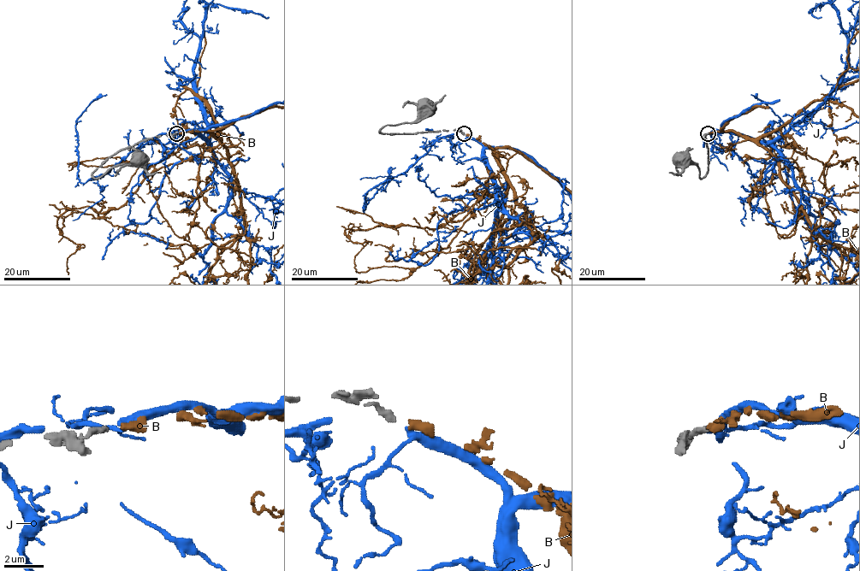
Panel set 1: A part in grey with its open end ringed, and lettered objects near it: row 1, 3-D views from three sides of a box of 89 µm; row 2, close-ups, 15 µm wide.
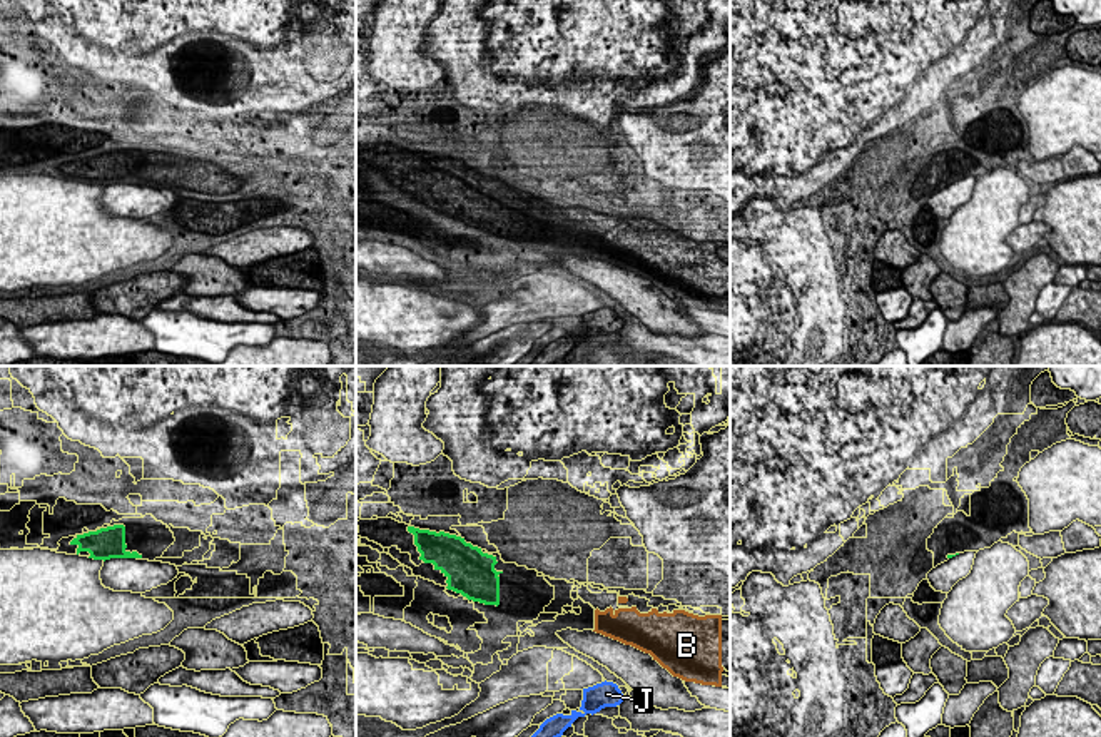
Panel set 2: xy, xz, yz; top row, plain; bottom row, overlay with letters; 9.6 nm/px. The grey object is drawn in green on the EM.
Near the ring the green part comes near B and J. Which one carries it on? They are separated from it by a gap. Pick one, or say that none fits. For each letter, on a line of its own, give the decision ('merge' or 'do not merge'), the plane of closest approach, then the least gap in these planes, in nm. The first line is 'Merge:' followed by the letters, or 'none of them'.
Merge: B
B: merge; view xz; gap 950 nm
J: do not merge; view xz; gap 1150 nm

